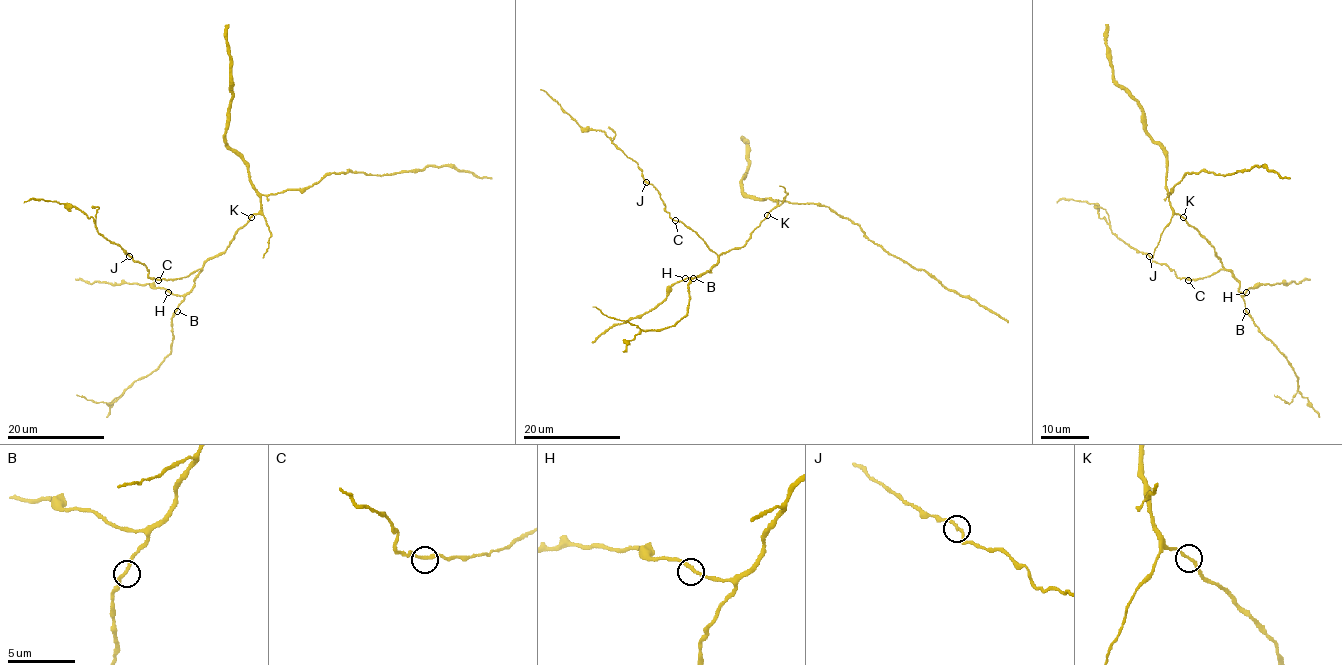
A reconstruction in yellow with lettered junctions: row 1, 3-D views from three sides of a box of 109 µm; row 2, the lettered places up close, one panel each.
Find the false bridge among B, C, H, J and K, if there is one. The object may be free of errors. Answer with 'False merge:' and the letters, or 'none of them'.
False merge: none of them

